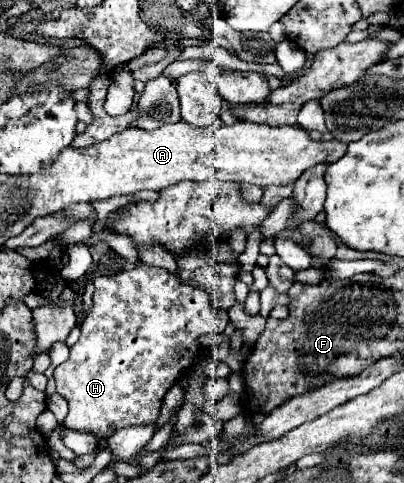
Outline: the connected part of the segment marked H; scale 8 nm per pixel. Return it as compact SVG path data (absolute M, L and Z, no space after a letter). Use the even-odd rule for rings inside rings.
M137 260L135 268L133 270L121 270L121 272L115 272L115 274L107 274L107 276L97 276L95 280L95 294L93 294L93 306L91 310L87 312L83 324L81 324L81 338L75 346L71 346L71 354L69 354L69 360L59 364L55 368L55 382L57 382L57 392L67 400L69 404L69 414L65 418L65 426L67 428L75 428L75 430L81 430L81 432L95 432L95 436L99 438L109 438L113 436L117 430L121 428L127 428L127 426L149 426L157 420L159 416L159 410L161 410L161 402L163 402L163 396L167 394L167 390L175 384L177 378L181 378L187 370L173 370L173 364L177 362L193 362L197 360L197 354L199 354L199 338L201 336L207 336L207 334L221 334L229 322L229 316L227 316L227 310L215 310L213 304L211 304L211 294L209 292L203 292L203 288L193 288L189 284L183 284L179 280L179 276L175 272L169 272L165 268L157 268L157 266L149 266L141 260Z

